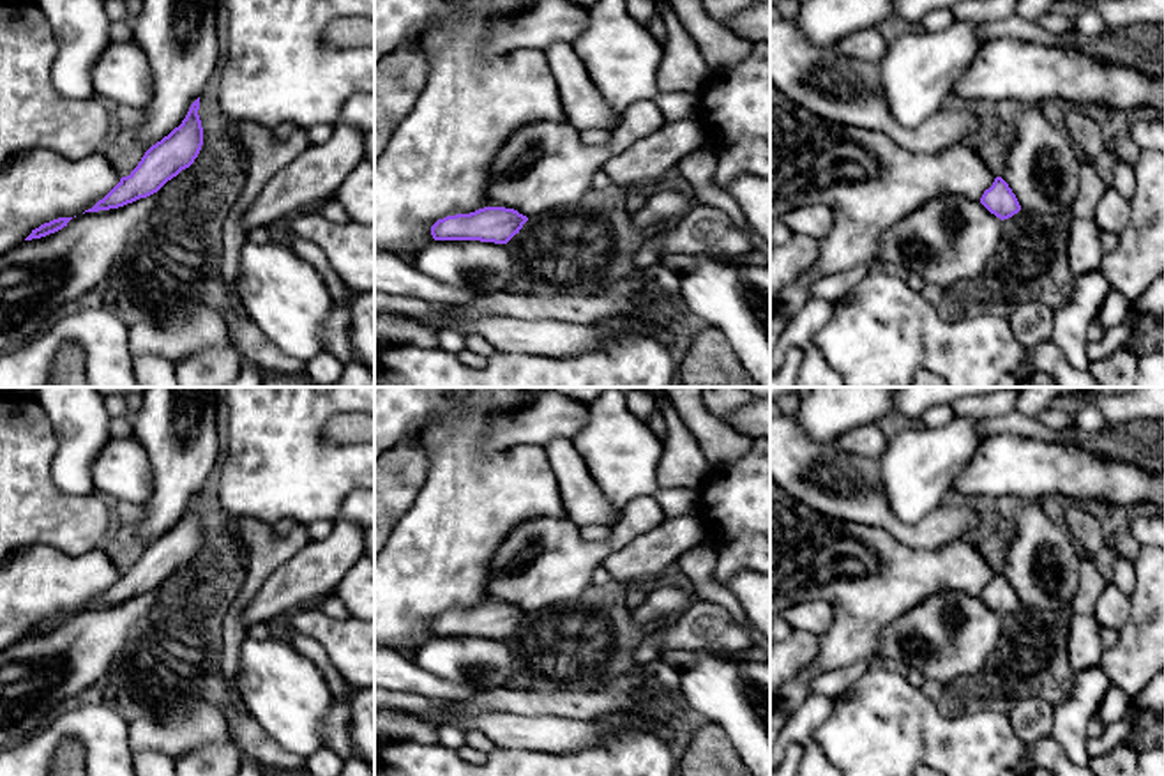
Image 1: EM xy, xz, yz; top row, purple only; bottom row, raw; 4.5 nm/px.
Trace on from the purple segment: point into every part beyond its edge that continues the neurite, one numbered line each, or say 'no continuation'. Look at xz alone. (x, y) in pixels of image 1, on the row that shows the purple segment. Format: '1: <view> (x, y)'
1: xz (486, 267)

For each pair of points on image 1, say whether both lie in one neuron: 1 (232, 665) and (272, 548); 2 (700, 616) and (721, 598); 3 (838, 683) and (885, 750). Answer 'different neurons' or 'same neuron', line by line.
1: same neuron
2: different neurons
3: different neurons

